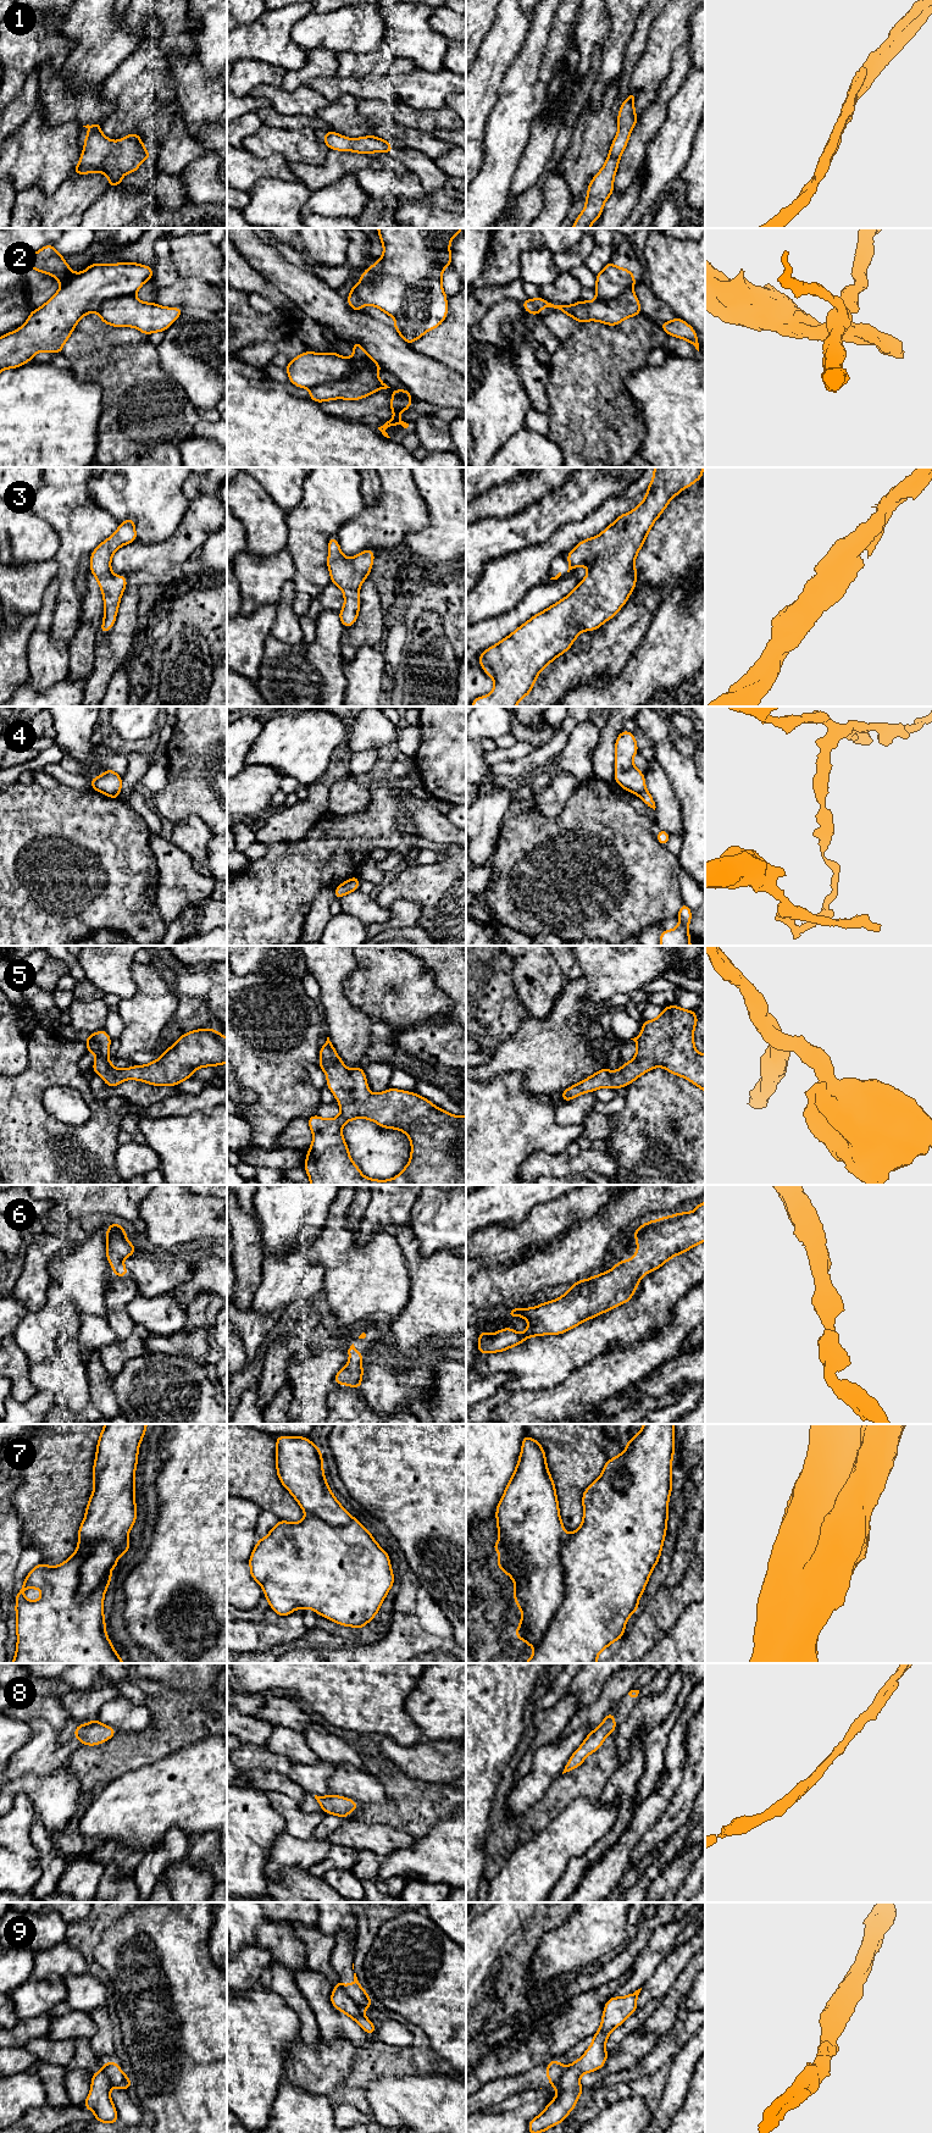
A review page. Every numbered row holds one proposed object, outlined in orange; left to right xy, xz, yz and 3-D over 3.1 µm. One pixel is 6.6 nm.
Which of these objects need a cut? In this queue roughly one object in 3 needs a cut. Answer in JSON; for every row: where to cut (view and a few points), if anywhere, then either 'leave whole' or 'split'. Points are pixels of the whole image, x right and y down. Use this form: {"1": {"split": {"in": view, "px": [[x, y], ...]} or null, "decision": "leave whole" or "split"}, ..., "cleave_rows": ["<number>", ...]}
{"1": {"split": null, "decision": "leave whole"}, "2": {"split": {"in": "xz", "px": [[349, 359], [351, 371], [345, 377], [314, 386], [310, 389]]}, "decision": "split"}, "3": {"split": null, "decision": "leave whole"}, "4": {"split": {"in": "yz", "px": [[645, 790], [638, 794]]}, "decision": "split"}, "5": {"split": null, "decision": "leave whole"}, "6": {"split": null, "decision": "leave whole"}, "7": {"split": {"in": "yz", "px": [[566, 1536], [561, 1546], [562, 1600], [541, 1643], [534, 1649]]}, "decision": "split"}, "8": {"split": null, "decision": "leave whole"}, "9": {"split": {"in": "xz", "px": [[337, 1983], [361, 2009]]}, "decision": "split"}, "cleave_rows": ["2", "4", "7", "9"]}

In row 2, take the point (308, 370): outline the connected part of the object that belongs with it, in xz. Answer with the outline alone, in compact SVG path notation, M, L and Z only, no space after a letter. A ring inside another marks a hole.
M305 351L289 360L285 370L294 386L311 389L346 378L353 372L353 365L335 351Z

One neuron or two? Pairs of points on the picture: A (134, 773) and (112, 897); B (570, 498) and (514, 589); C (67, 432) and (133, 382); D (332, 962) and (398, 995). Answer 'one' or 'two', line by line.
A: two
B: two
C: two
D: two

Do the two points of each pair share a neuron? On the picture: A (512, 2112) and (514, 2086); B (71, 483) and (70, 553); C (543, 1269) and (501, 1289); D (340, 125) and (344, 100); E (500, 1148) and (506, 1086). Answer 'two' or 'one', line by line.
A: two
B: one
C: one
D: one
E: one

